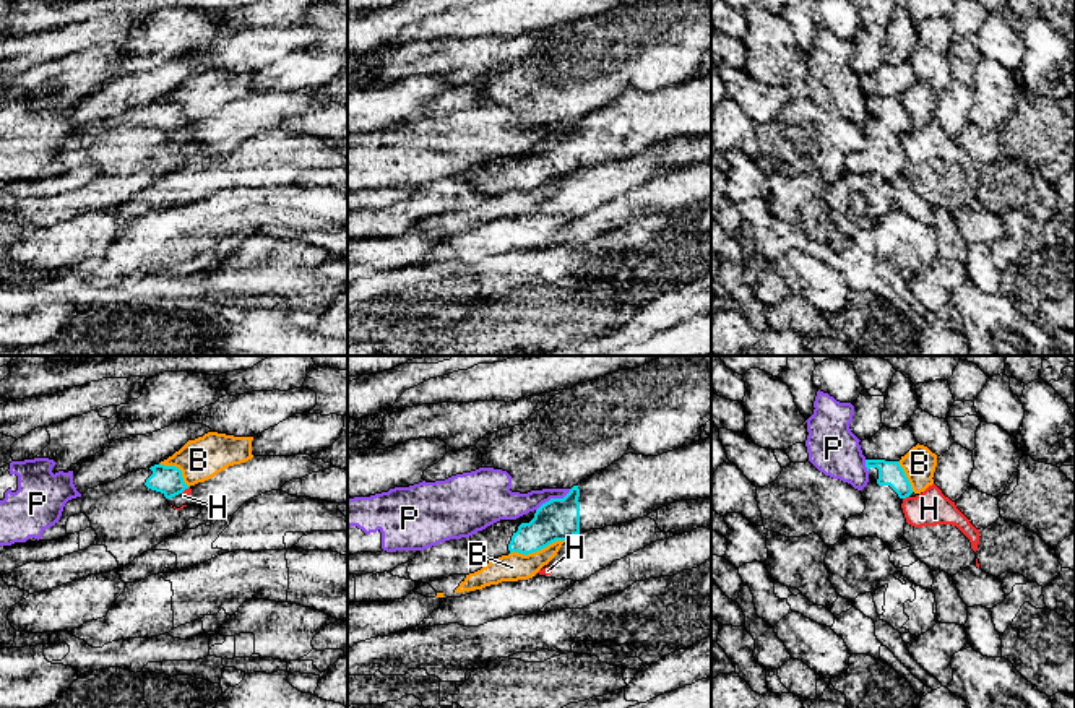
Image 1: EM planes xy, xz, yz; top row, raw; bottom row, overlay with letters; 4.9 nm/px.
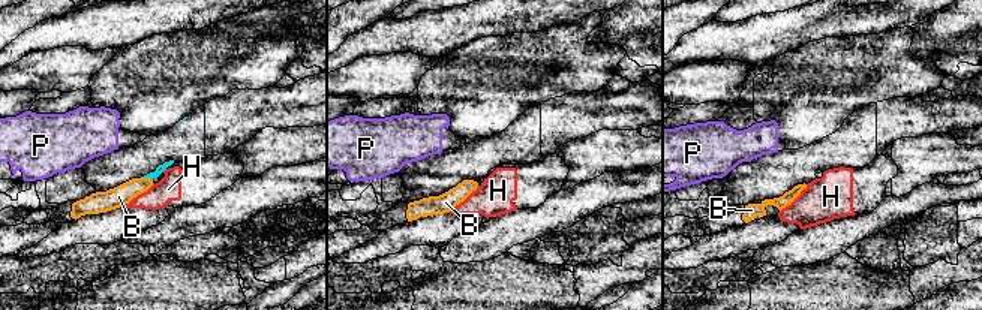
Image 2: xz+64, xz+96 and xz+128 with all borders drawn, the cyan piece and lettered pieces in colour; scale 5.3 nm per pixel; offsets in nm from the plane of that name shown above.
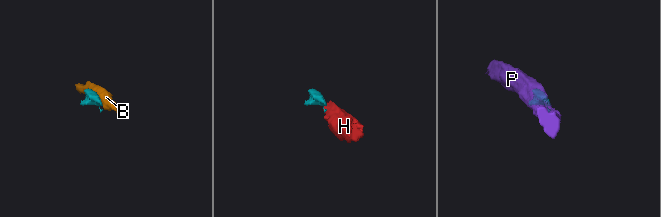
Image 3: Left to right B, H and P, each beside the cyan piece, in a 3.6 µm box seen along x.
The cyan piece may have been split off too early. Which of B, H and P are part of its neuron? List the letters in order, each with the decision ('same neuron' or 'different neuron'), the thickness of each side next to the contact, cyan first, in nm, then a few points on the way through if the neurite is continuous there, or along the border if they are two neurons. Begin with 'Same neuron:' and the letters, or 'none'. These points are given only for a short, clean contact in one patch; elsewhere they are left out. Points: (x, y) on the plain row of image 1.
Same neuron: none
B: different neuron; calibres 200 and 140 nm; border xz (564, 176), (556, 176), (526, 190), (510, 190)
H: different neuron; calibres 120 and 180 nm; border yz (908, 132), (903, 135)
P: different neuron; calibres 200 and 160 nm; border xz (570, 125), (562, 133), (551, 133), (536, 146)

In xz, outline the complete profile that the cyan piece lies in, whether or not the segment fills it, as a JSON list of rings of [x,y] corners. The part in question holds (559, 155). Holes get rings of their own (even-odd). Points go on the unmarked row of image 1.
[[[570,125],[563,135],[550,135],[538,146],[516,156],[500,156],[471,172],[474,190],[494,196],[512,188],[538,188],[555,177],[580,171],[580,125]]]

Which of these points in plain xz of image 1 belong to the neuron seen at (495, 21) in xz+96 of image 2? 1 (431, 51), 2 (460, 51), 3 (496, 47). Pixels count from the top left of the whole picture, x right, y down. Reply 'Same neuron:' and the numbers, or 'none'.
Same neuron: none

